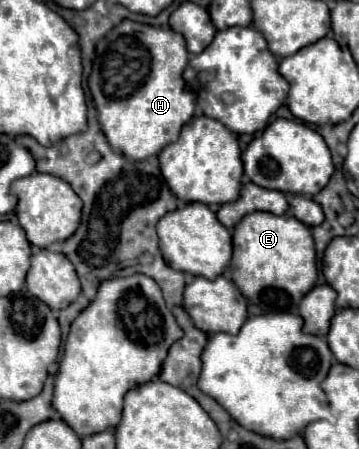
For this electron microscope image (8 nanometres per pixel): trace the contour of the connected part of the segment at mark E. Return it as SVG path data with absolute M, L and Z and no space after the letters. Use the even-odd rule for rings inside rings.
M247 214L233 232L233 260L229 272L241 294L261 310L295 314L301 298L317 282L317 254L309 226L289 214Z

